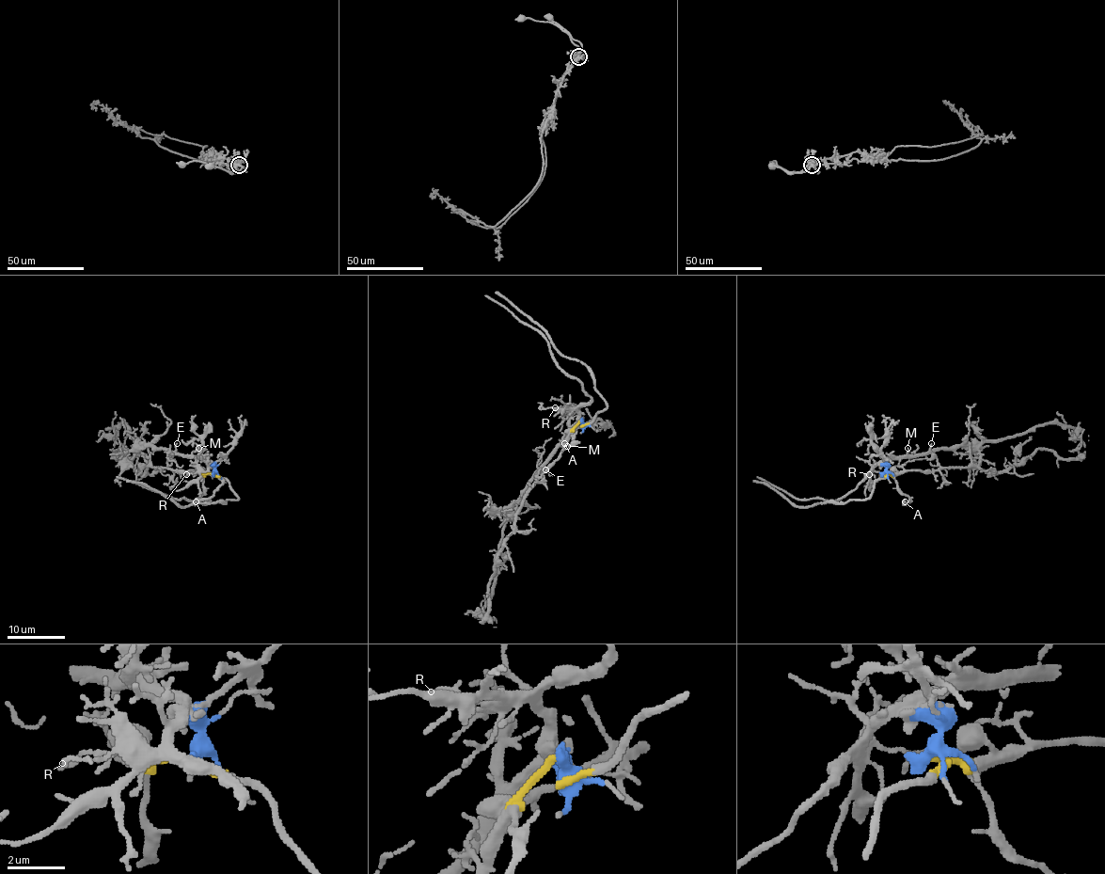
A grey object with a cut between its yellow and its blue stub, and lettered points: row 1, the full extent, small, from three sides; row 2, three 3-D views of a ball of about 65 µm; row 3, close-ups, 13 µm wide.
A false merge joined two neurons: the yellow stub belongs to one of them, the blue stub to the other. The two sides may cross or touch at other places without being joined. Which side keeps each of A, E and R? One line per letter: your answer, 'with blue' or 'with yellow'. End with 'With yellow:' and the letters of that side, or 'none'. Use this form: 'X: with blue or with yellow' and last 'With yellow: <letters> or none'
A: with yellow
E: with yellow
R: with blue
With yellow: A, E

